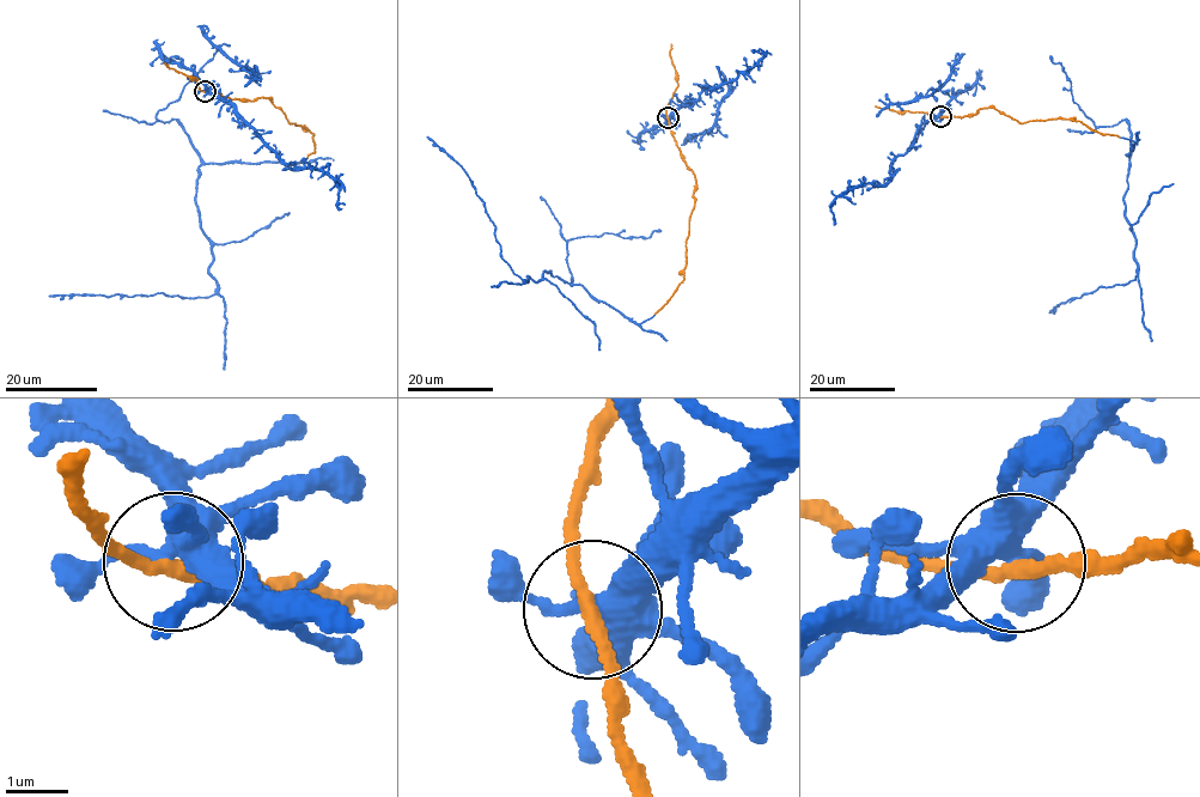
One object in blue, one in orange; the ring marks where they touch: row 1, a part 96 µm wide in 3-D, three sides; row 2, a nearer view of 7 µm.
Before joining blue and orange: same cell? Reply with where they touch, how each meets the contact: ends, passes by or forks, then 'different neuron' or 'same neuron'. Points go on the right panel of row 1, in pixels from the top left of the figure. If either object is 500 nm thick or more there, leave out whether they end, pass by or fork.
place (940, 116); blue forks; orange passes by; same neuron

